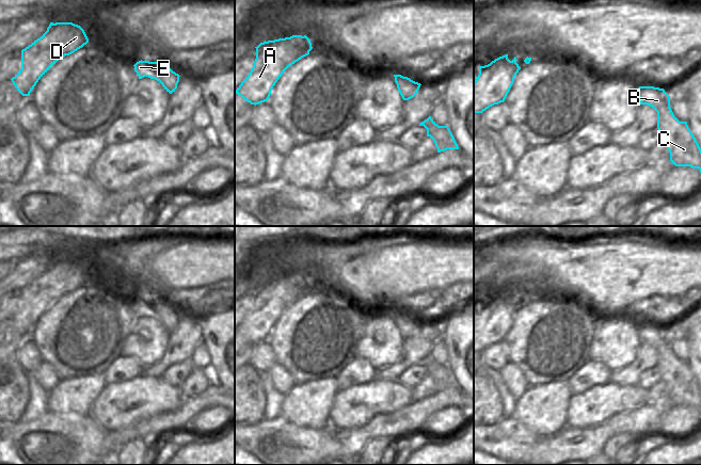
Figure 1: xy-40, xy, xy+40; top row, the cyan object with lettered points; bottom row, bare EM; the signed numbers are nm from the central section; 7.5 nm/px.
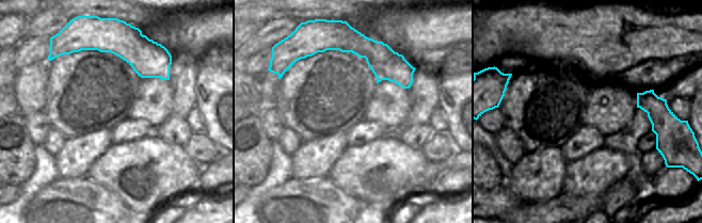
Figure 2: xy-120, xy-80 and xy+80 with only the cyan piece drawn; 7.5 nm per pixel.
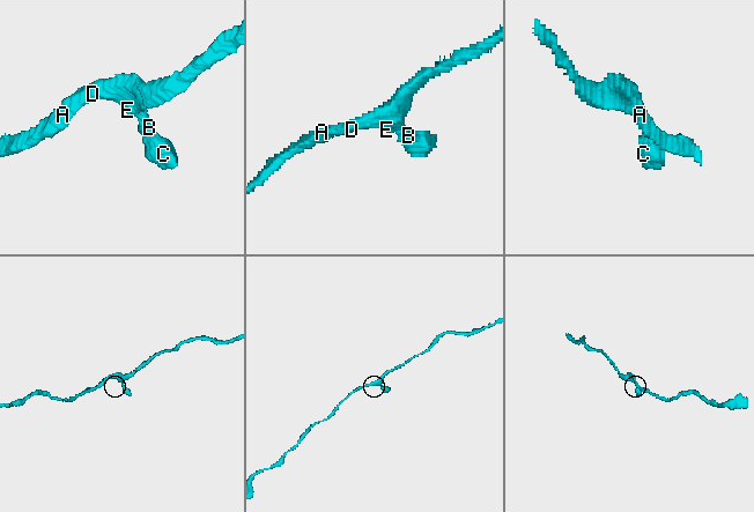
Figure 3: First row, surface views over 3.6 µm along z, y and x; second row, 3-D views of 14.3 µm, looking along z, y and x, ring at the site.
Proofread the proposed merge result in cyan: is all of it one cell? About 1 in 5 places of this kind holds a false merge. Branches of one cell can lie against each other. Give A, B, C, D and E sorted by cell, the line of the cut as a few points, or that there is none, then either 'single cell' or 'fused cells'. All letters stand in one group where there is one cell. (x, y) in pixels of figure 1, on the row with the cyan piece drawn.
A B C D E; no cut; single cell

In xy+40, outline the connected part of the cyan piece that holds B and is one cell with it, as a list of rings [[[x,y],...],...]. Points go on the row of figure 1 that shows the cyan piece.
[[[639,86],[640,105],[648,105],[657,112],[657,129],[662,143],[670,153],[675,166],[699,169],[701,173],[701,148],[687,122],[680,122],[670,108],[670,96],[664,89]]]

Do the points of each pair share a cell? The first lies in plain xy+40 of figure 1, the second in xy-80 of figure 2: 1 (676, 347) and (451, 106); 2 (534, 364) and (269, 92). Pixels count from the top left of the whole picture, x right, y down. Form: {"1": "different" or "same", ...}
{"1": "different", "2": "different"}

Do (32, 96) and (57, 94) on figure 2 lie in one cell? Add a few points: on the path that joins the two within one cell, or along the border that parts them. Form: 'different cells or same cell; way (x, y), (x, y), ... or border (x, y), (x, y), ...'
different cells; border (50, 70), (46, 83), (46, 104), (41, 111)

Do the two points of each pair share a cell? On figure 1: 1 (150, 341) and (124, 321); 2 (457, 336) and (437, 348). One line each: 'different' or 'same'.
1: different
2: different

